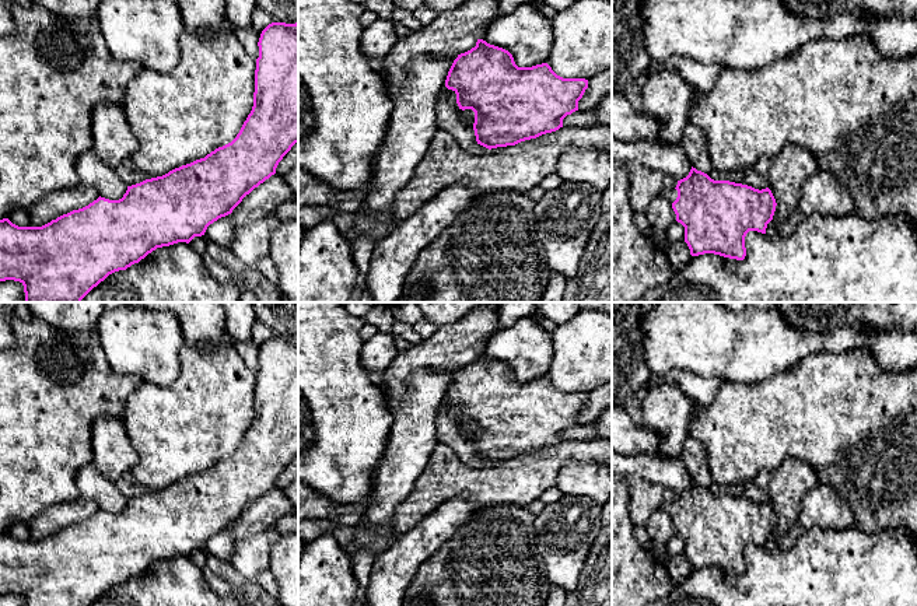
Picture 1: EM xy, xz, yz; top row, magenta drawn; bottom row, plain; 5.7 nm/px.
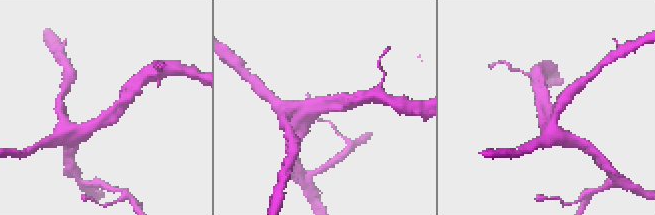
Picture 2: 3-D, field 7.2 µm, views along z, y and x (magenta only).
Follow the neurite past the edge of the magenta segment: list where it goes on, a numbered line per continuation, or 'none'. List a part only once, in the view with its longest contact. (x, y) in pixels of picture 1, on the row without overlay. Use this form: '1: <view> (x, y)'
1: yz (671, 508)

